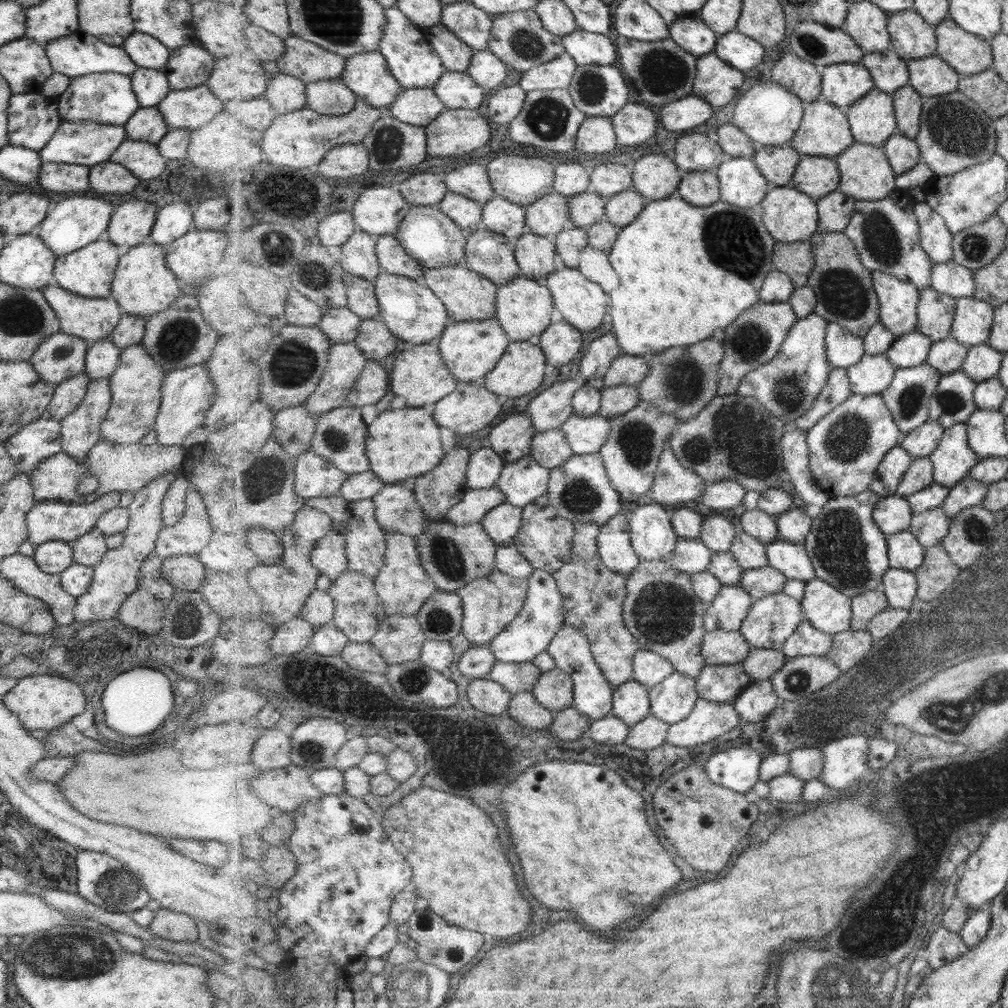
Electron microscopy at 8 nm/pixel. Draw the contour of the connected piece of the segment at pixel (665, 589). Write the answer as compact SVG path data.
M642 561L626 581L626 627L635 635L641 648L667 657L676 671L697 680L707 665L702 655L704 636L708 633L705 623L707 604L695 594L692 575L679 570L670 561Z

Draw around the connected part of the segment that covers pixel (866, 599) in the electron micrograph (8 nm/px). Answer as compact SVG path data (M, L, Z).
M875 589L865 594L852 597L852 625L853 630L865 630L874 616L890 607L884 591Z

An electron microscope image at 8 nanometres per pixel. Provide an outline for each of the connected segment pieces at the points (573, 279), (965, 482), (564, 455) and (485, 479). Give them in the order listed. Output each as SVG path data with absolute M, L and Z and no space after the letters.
M562 265L559 270L553 271L546 277L546 285L555 297L559 318L572 324L583 333L591 332L603 324L607 307L611 308L611 295L607 294L598 282L589 280L579 269Z
M970 477L962 480L950 489L950 495L946 498L942 508L950 518L958 515L962 510L977 507L987 498L988 485Z
M561 428L545 432L538 431L532 440L531 455L538 464L547 468L557 468L567 464L567 460L570 460L573 454L575 453Z
M491 448L475 449L467 471L469 489L495 487L507 462Z

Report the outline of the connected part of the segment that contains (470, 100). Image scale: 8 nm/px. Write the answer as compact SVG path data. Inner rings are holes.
M446 71L434 91L447 109L477 109L485 100L485 89L467 72Z

